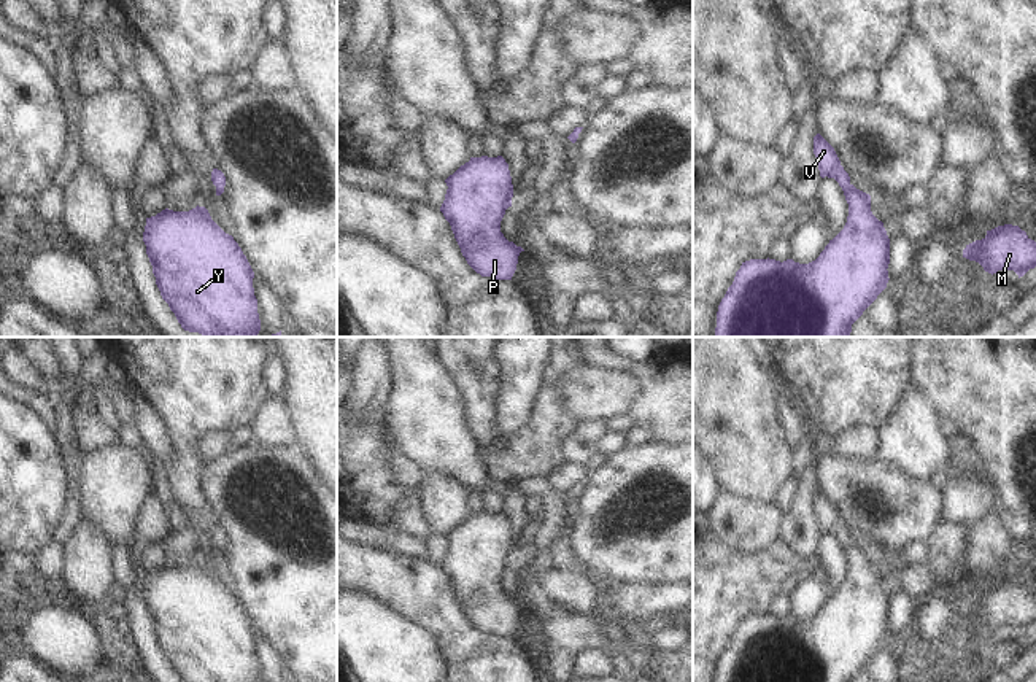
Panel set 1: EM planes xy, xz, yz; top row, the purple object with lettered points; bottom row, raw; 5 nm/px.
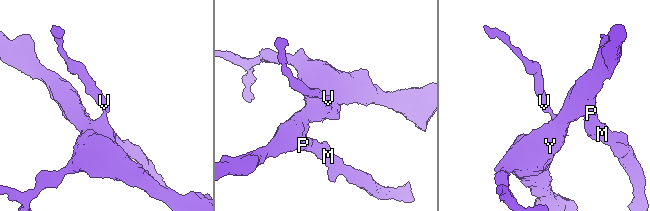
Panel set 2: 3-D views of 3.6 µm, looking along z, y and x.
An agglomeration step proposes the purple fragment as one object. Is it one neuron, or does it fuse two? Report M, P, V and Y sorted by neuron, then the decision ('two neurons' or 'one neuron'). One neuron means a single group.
M P V Y | one neuron

